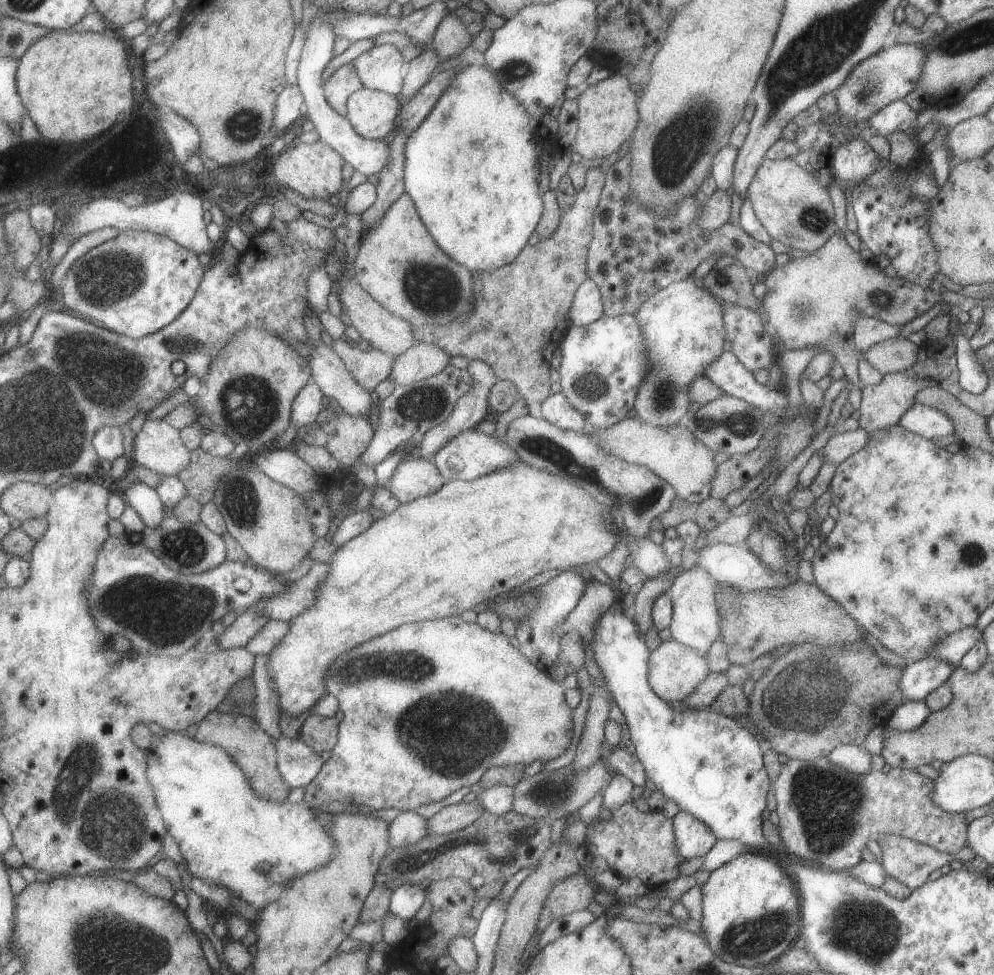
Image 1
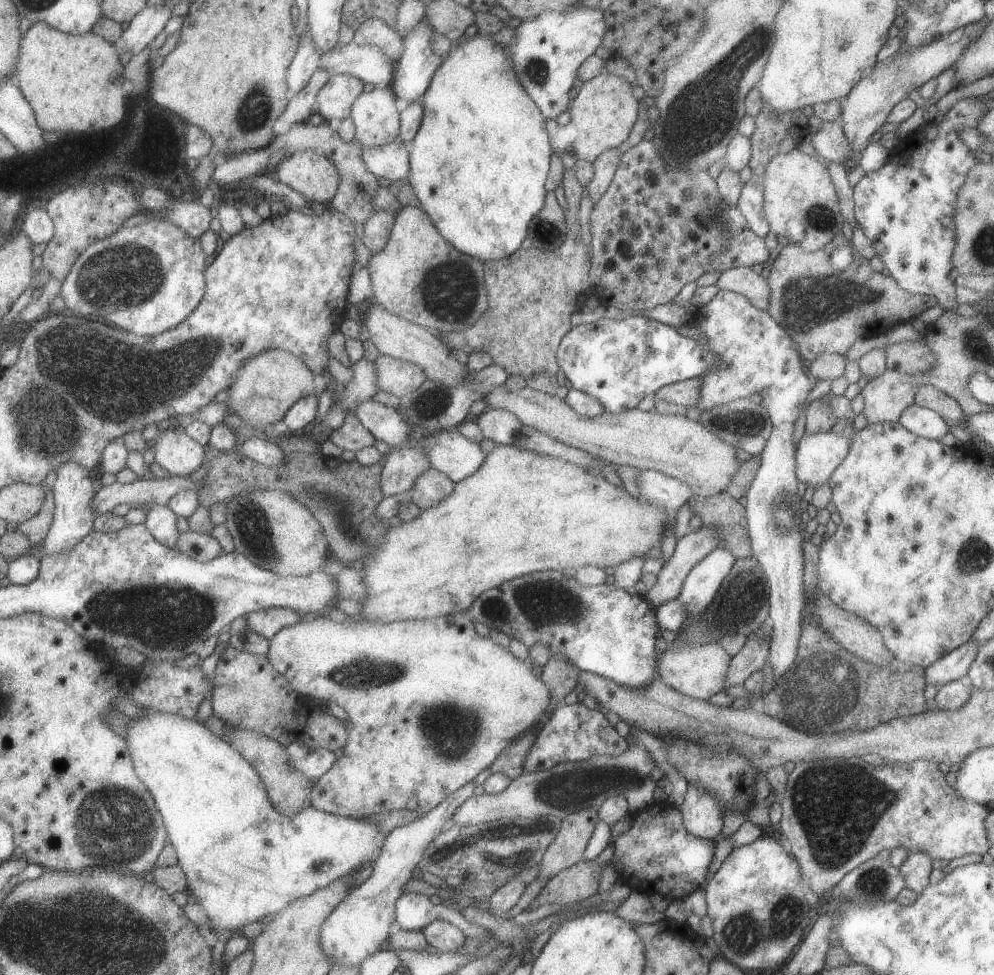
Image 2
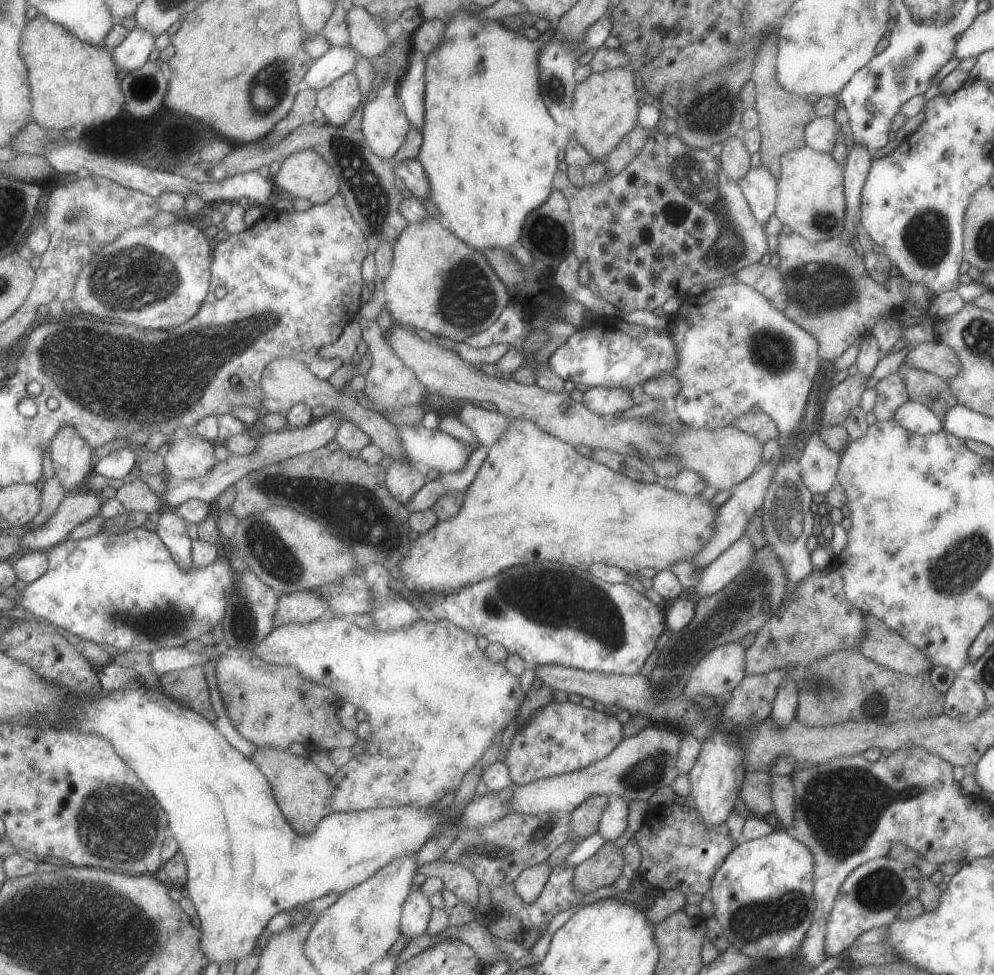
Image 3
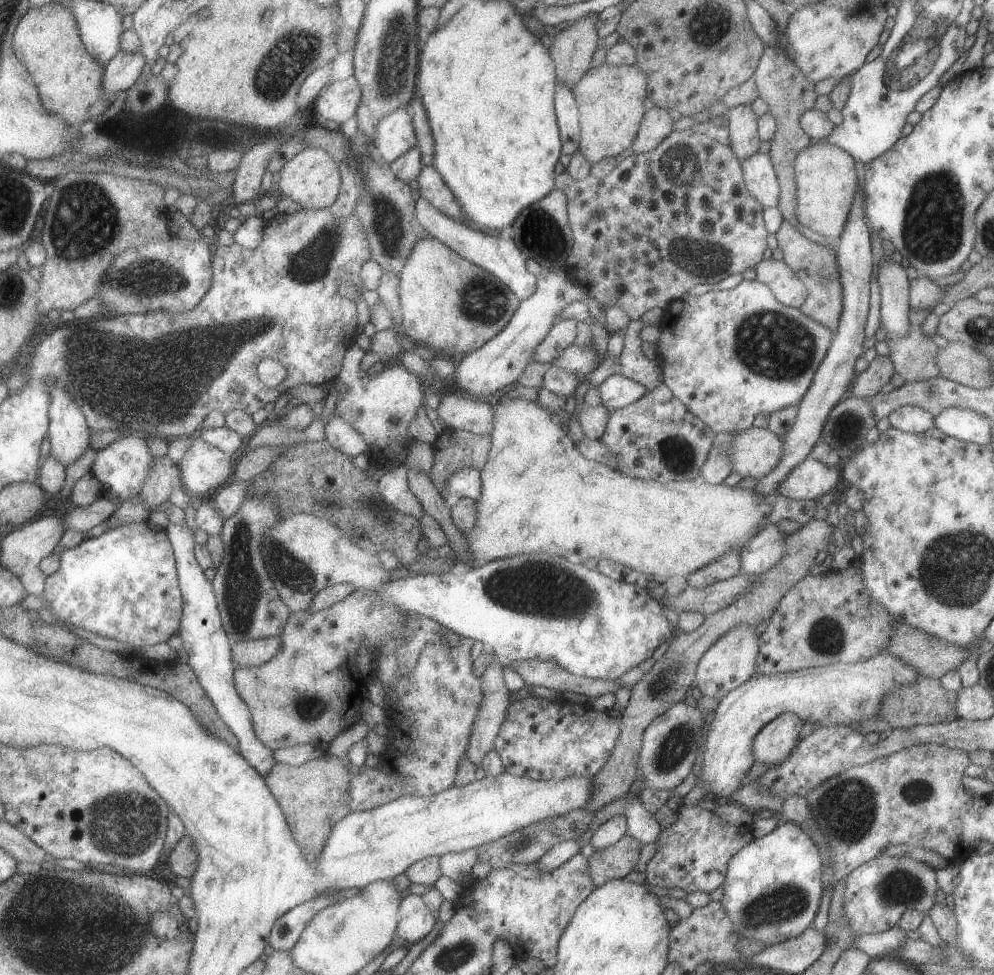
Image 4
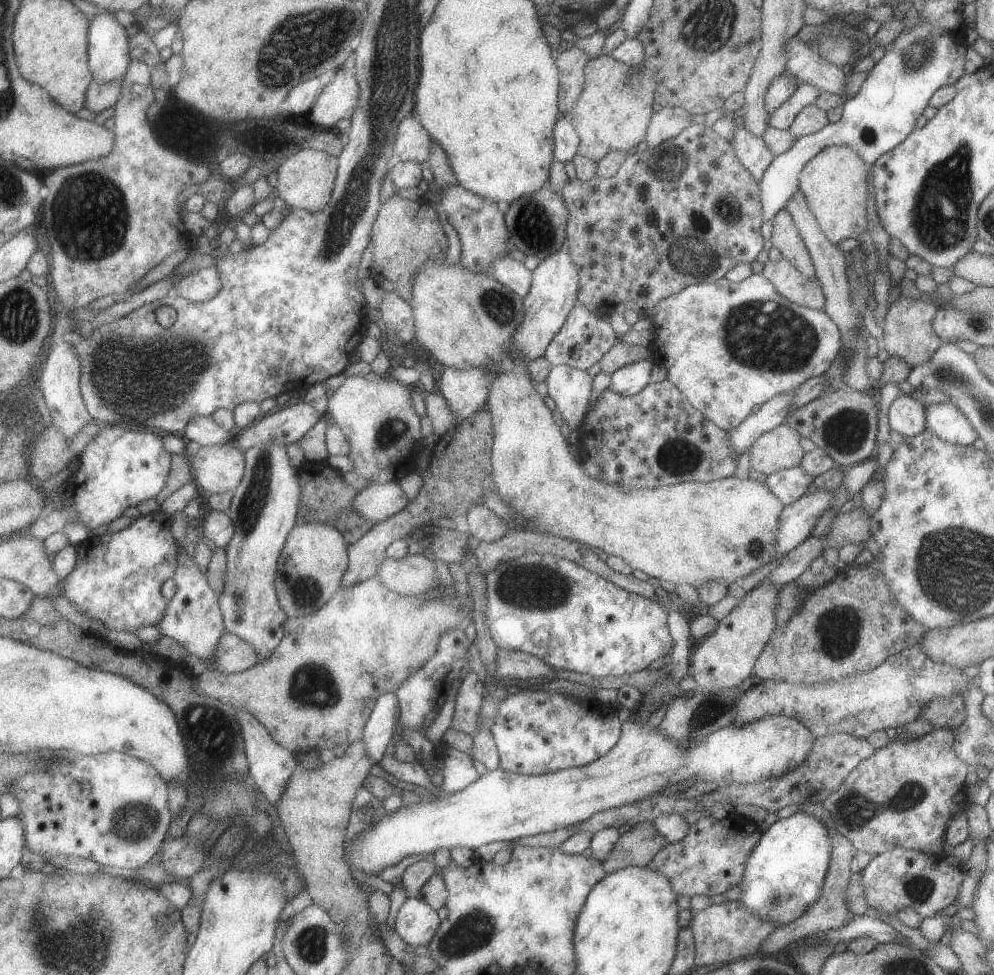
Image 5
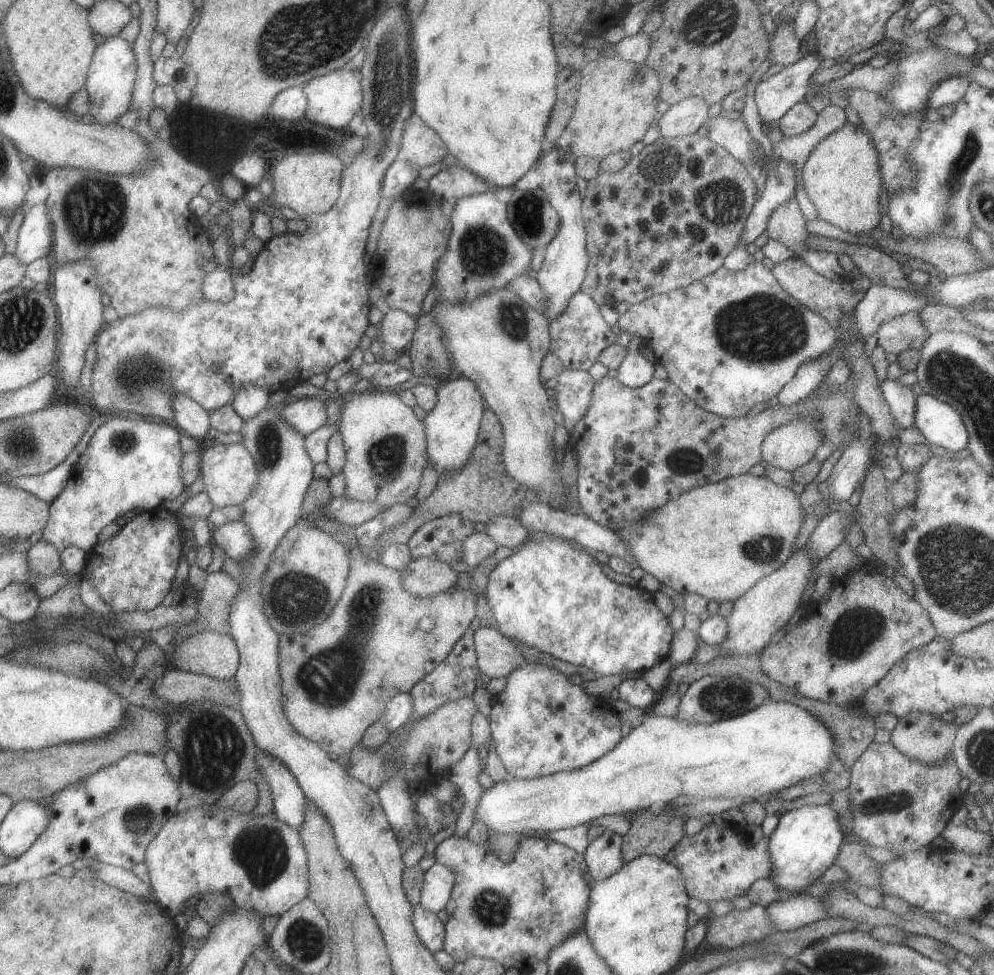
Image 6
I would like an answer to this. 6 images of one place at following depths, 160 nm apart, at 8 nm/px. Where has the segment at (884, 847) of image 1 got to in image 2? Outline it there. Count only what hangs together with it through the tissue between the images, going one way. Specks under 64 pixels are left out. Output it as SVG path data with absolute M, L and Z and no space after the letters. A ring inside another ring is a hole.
M908 852L904 861L897 867L899 874L903 876L905 887L909 888L915 895L919 894L928 882L932 859L925 852Z

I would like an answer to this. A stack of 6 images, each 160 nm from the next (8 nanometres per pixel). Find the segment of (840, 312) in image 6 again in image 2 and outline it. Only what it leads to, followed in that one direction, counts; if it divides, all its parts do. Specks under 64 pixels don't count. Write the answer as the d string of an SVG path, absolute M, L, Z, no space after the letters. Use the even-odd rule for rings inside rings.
M749 267L729 268L719 274L716 288L731 291L751 302L755 308L767 311L769 306L769 286L767 280Z

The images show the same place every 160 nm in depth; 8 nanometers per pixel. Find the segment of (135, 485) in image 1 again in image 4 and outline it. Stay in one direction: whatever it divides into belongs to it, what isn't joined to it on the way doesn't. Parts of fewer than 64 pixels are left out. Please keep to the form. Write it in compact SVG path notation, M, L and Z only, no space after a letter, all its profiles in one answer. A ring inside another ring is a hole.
M185 522L181 525L168 523L164 528L164 534L171 543L176 562L177 582L182 598L181 618L176 634L181 638L182 648L187 653L188 664L223 722L237 737L240 755L255 769L257 774L261 775L261 778L265 778L276 763L273 759L273 751L256 737L250 721L250 710L234 687L231 642L222 629L212 583L207 581L203 575L203 569L194 557L195 543L192 531L185 525Z

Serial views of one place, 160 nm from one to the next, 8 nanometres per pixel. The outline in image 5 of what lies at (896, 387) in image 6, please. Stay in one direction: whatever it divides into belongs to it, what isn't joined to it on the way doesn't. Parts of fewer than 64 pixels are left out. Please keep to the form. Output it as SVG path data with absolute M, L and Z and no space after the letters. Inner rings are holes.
M899 393L890 403L887 420L890 430L898 432L899 437L914 437L923 429L924 407L911 395Z

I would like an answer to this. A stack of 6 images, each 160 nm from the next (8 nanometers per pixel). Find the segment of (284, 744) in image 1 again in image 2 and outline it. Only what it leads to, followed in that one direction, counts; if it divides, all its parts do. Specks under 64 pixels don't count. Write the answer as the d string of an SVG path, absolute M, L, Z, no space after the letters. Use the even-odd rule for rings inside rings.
M298 739L284 747L289 764L309 780L318 780L333 766L337 753L325 748L311 749Z

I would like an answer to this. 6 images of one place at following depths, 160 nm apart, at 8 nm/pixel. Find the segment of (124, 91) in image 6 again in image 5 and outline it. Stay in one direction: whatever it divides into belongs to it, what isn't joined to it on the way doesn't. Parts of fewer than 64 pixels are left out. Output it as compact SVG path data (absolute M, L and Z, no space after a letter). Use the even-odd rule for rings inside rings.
M98 10L88 28L88 67L92 81L103 84L120 80L131 59L129 49L125 28L117 24L110 12Z

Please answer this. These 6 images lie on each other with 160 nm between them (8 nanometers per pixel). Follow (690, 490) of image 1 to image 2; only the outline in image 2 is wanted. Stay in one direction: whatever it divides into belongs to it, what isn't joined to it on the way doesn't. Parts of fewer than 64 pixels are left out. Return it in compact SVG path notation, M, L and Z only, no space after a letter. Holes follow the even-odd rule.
M503 384L493 388L484 402L490 409L507 410L515 414L521 424L613 466L625 465L661 472L685 484L693 497L704 498L722 492L741 464L731 444L721 442L697 421L679 415L664 416L653 409L641 411L636 407L619 414L602 413L583 418L565 406L563 399L557 396L527 387L509 392Z

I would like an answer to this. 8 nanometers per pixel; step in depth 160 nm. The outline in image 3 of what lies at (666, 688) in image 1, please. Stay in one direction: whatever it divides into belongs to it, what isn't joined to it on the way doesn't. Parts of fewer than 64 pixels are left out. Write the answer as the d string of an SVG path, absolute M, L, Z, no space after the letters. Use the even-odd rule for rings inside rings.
M737 641L706 652L688 676L683 694L689 698L699 695L714 699L732 692L746 676L745 651Z

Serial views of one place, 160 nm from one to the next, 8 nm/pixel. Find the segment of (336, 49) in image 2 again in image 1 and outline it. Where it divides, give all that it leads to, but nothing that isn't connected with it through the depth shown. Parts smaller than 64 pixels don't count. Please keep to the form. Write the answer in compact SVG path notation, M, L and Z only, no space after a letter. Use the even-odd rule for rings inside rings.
M373 45L351 62L361 84L399 97L406 75L406 64L393 45Z

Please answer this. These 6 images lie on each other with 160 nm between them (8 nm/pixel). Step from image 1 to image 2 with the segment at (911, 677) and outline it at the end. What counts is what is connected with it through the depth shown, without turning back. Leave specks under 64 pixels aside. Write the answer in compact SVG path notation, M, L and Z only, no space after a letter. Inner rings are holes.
M965 642L958 648L951 650L948 654L937 658L933 664L923 668L925 684L941 685L966 676L969 664L975 658L977 644L975 642Z

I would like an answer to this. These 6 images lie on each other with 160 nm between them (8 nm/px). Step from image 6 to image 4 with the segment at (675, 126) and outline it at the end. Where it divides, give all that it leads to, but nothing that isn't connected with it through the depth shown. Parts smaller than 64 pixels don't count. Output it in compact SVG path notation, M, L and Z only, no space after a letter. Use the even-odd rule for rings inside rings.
M653 106L642 116L637 134L630 146L633 153L644 153L653 150L671 131L673 122L667 108Z

